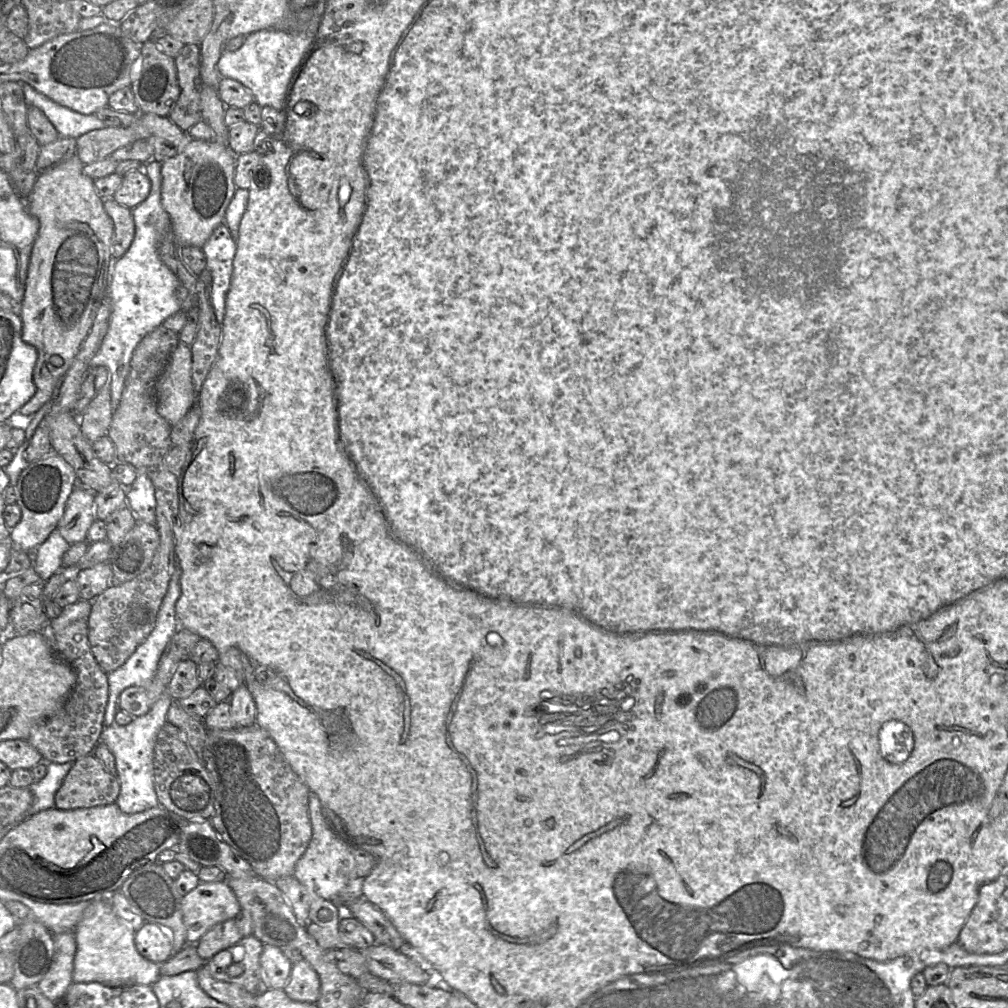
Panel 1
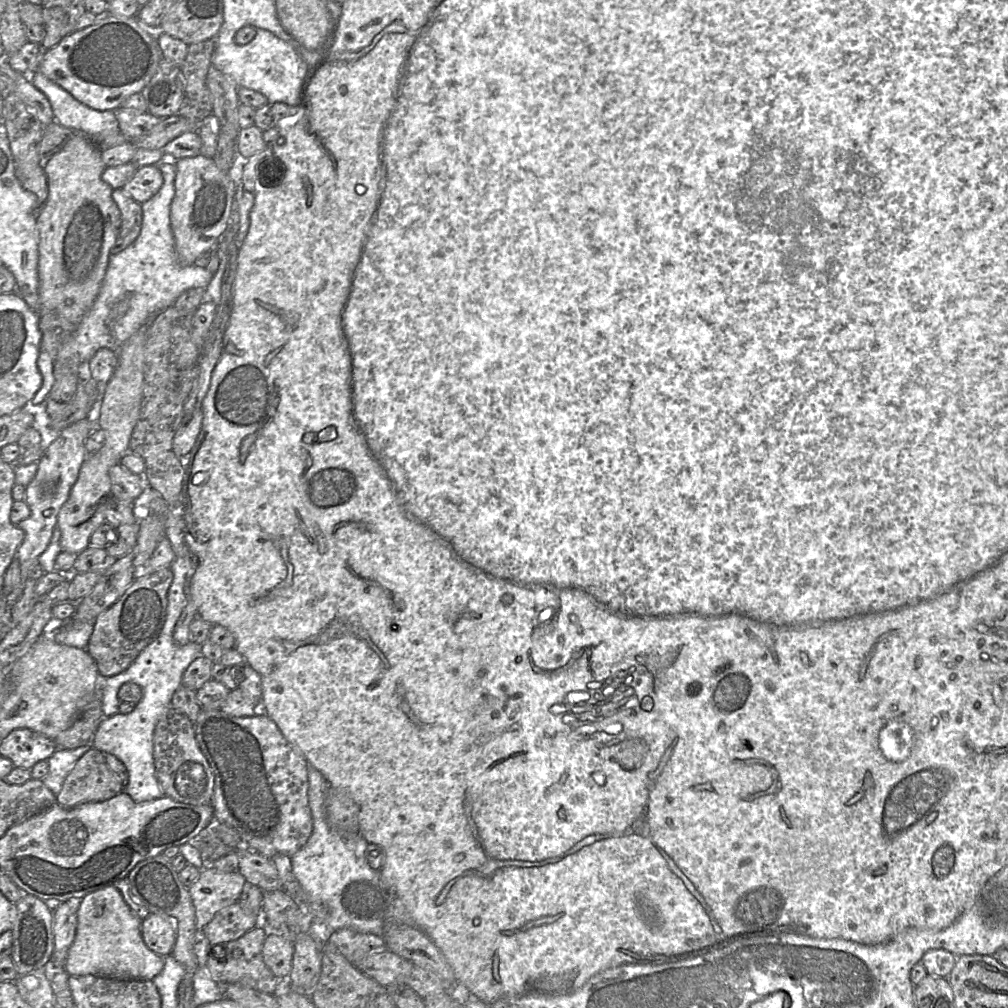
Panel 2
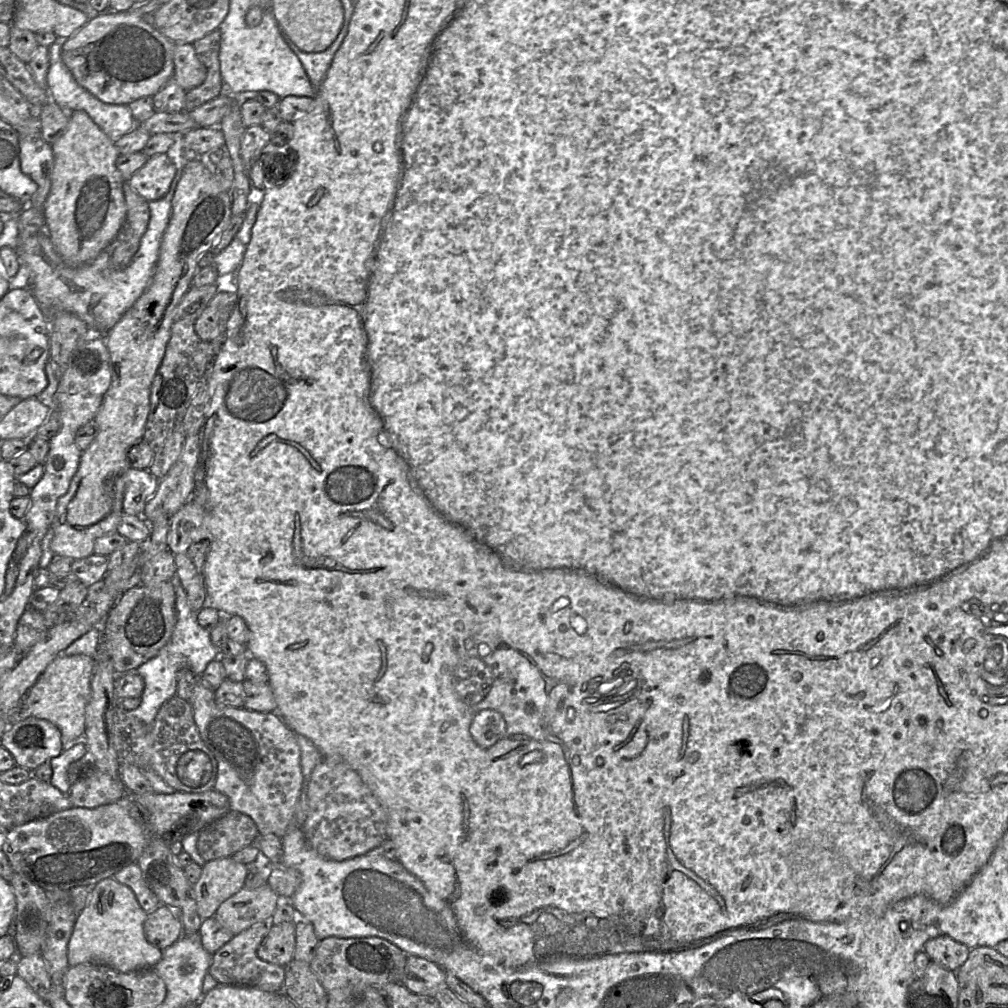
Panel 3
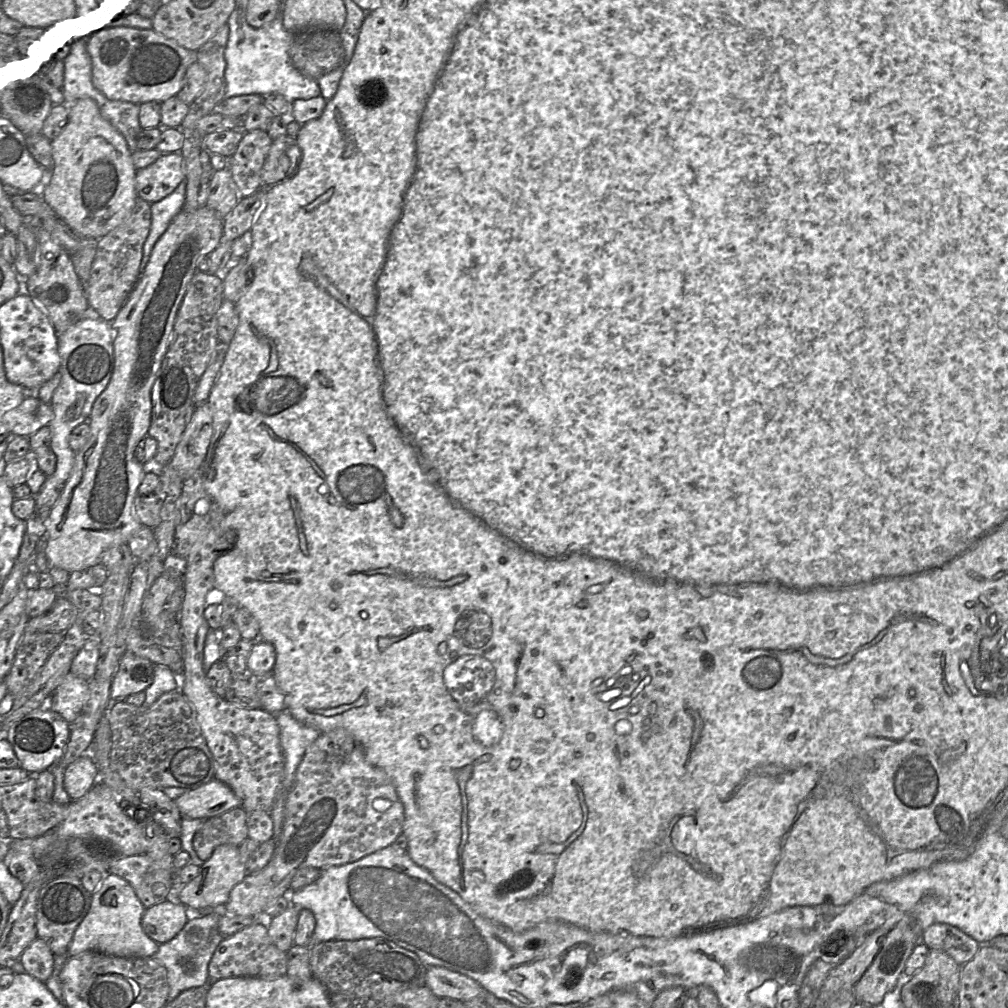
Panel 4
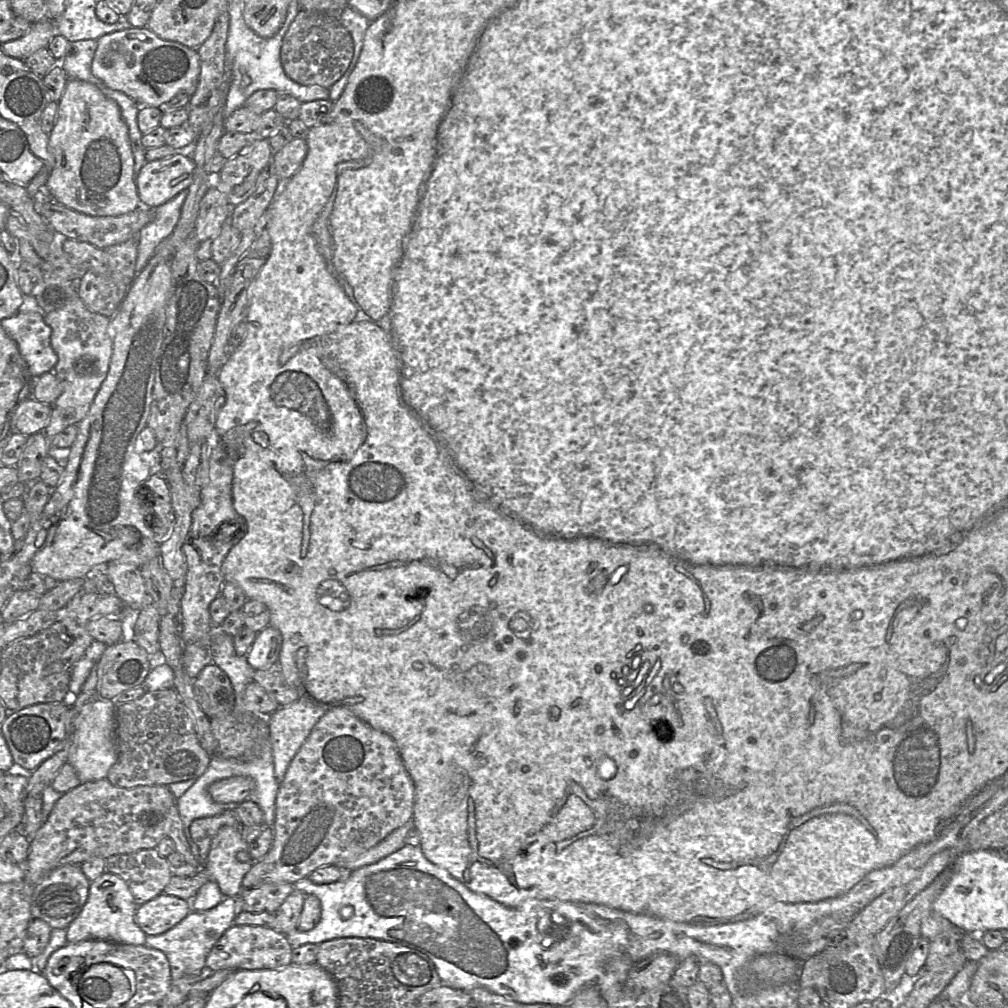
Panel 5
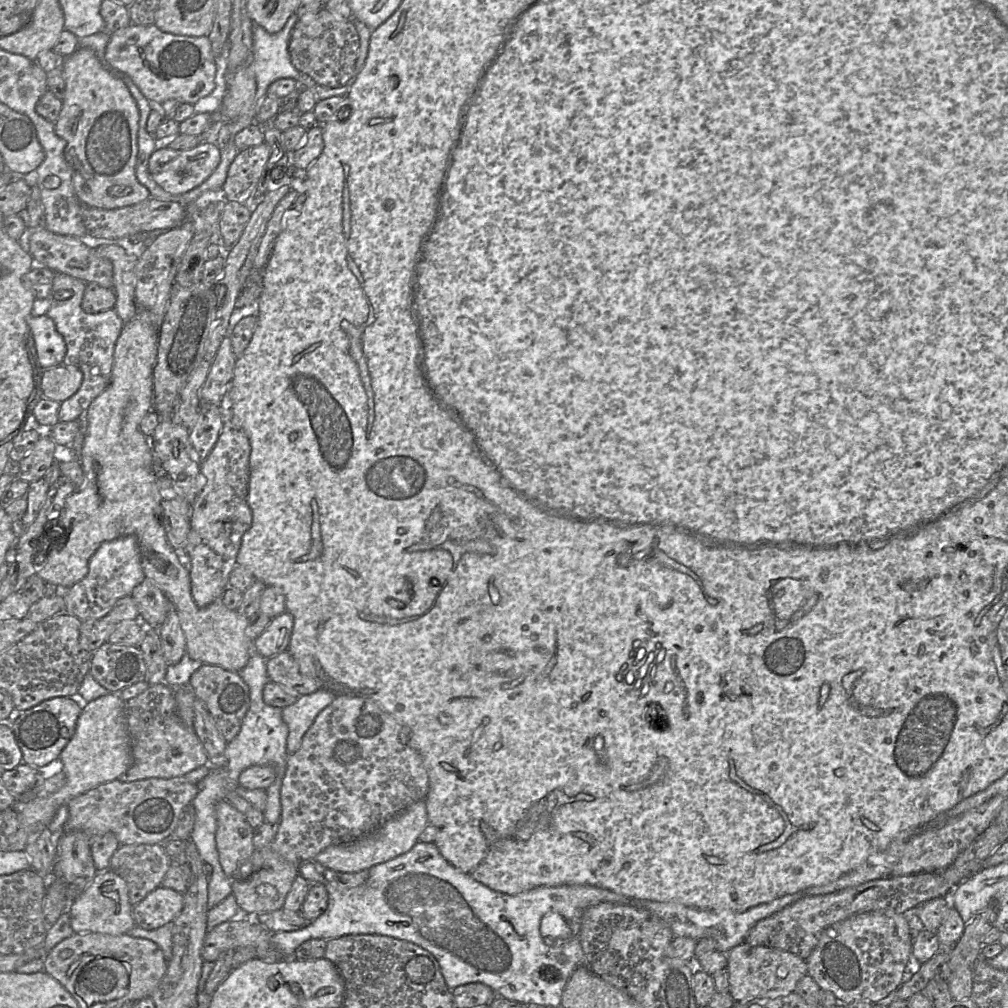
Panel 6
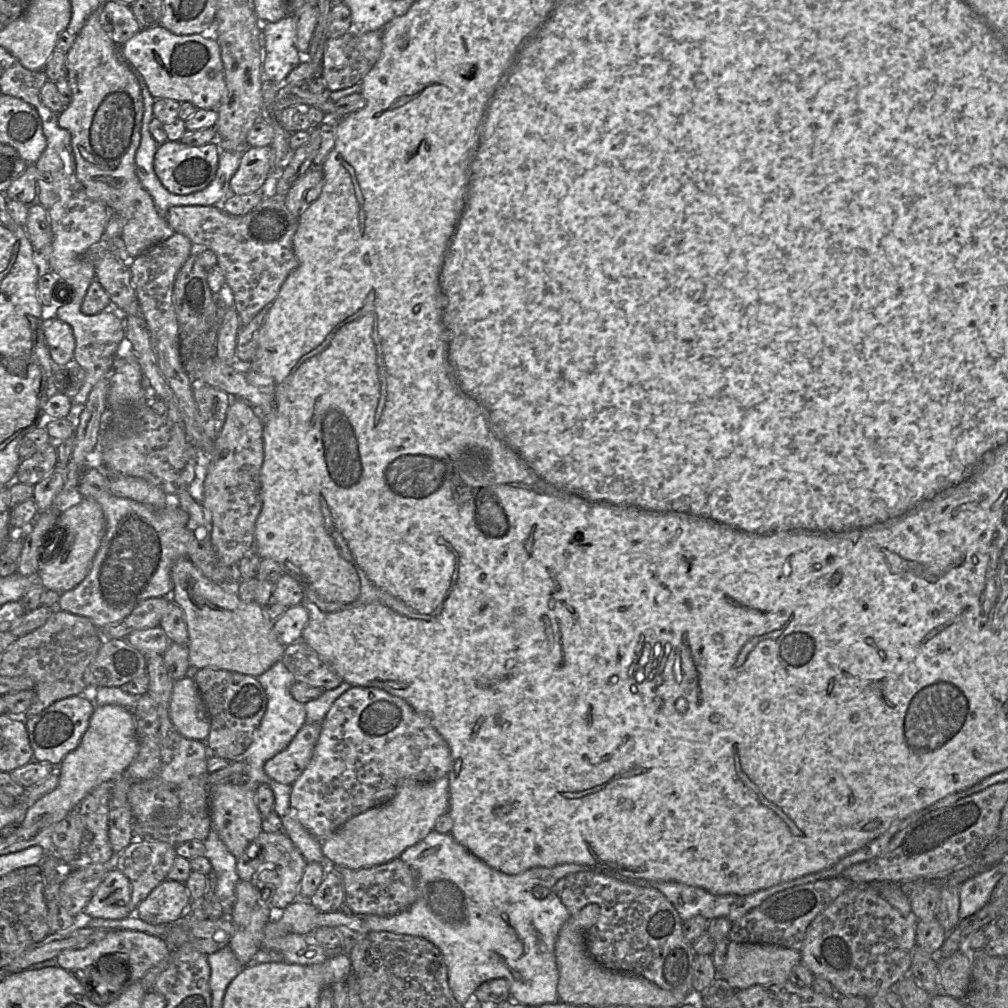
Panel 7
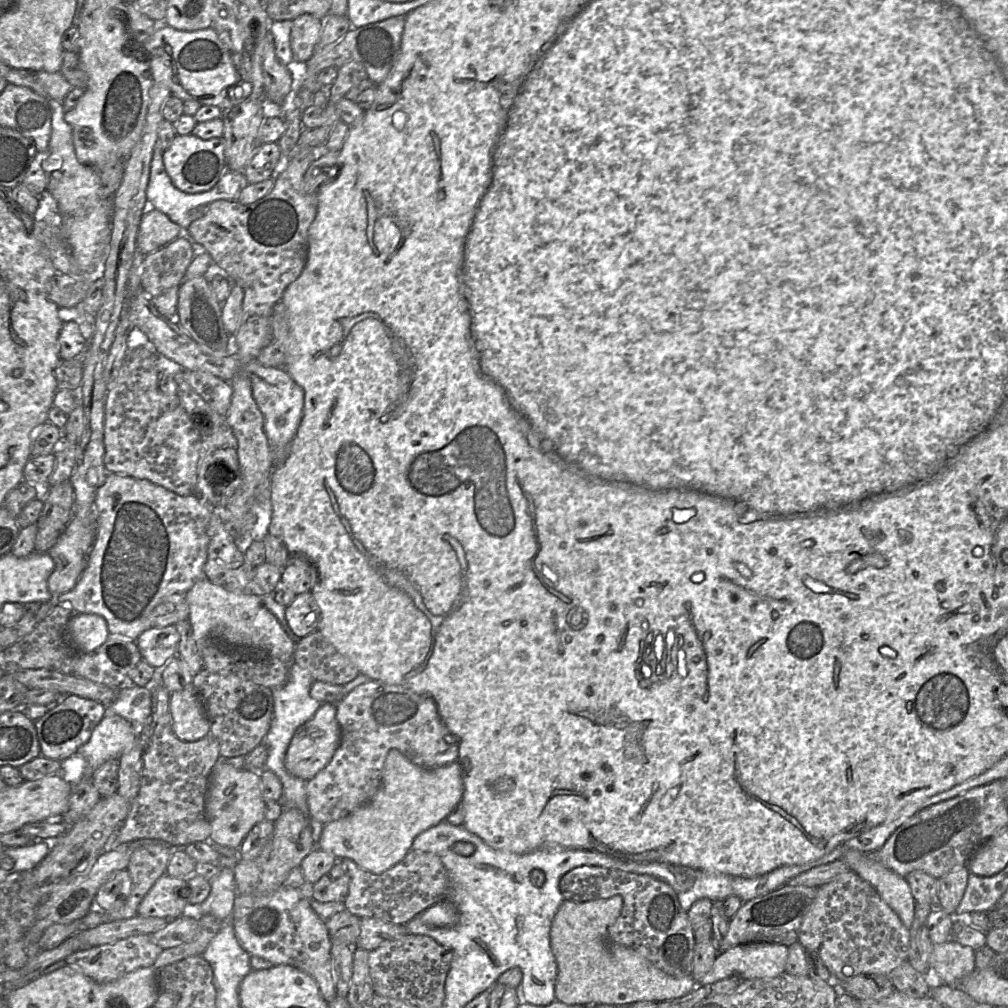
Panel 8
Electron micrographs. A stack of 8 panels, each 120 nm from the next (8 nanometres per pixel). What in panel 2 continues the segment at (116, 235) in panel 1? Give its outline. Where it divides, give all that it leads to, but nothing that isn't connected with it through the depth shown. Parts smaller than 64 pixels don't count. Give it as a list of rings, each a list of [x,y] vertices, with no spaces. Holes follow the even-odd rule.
[[[122,188],[112,192],[112,198],[121,213],[121,226],[111,254],[117,254],[132,244],[138,237],[142,225],[141,203],[128,196]]]

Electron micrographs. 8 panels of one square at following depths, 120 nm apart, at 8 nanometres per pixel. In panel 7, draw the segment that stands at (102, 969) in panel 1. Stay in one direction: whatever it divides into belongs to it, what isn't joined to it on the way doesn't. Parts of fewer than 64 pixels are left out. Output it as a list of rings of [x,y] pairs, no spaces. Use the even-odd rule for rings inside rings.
[[[111,869],[87,902],[83,913],[95,918],[123,919],[130,915],[131,885],[119,870]]]

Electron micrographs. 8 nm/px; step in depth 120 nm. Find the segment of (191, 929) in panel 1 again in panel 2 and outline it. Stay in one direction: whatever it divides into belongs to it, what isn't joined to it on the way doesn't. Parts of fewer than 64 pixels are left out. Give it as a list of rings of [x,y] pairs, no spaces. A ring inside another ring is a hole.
[[[212,866],[204,867],[198,880],[189,888],[189,894],[195,907],[197,931],[202,931],[218,911],[238,902],[245,883],[245,877],[238,871],[222,872]]]

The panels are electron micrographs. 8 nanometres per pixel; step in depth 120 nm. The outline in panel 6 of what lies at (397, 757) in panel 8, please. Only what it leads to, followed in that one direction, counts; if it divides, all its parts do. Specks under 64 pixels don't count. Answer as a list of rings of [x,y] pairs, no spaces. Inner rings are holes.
[[[420,800],[383,822],[371,833],[348,843],[328,846],[316,855],[314,862],[340,872],[358,872],[409,851],[419,841],[419,836],[427,825],[425,800]]]

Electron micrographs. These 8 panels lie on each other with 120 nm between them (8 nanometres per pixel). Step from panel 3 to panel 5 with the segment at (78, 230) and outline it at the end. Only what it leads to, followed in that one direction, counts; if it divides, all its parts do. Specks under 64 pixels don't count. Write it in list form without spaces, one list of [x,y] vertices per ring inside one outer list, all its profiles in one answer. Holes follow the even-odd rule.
[[[78,79],[67,81],[58,101],[57,120],[49,133],[48,150],[55,162],[44,191],[57,203],[91,216],[117,216],[142,206],[134,179],[134,157],[128,127],[117,102],[105,96],[96,85]]]

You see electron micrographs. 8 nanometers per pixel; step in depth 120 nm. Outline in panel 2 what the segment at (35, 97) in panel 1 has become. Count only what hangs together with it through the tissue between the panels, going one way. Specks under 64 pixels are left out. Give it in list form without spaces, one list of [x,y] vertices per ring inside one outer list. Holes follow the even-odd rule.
[[[40,71],[29,77],[33,85],[46,96],[55,121],[63,127],[90,138],[120,131],[113,110],[99,111],[82,104]]]

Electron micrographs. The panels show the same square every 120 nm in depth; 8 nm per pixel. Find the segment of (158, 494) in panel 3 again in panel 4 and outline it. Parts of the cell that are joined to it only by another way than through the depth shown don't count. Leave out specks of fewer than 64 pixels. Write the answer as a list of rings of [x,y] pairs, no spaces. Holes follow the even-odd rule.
[[[207,401],[195,406],[192,417],[168,463],[182,481],[202,468],[213,432],[212,422],[212,412]]]

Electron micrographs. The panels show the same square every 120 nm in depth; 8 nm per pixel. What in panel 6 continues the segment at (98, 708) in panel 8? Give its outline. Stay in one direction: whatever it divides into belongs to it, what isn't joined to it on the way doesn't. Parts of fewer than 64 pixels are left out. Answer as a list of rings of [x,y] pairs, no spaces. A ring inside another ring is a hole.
[[[54,697],[20,713],[15,713],[9,723],[22,752],[23,762],[40,768],[60,757],[61,751],[73,736],[82,709],[70,697]]]

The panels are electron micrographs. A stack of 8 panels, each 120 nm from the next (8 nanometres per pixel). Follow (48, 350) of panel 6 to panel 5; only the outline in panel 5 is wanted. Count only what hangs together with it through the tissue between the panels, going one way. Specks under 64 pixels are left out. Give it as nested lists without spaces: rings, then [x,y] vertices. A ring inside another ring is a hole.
[[[21,311],[1,321],[6,334],[13,339],[33,377],[53,371],[58,356],[51,346],[51,327],[37,312]]]

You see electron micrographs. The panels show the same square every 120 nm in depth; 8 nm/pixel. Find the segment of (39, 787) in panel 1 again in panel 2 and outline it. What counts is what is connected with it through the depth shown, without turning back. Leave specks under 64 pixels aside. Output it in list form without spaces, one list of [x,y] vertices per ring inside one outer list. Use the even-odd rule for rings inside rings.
[[[84,745],[76,749],[56,750],[55,753],[46,760],[49,771],[41,780],[54,795],[57,796],[60,793],[68,774],[72,771],[80,757],[90,750],[91,747],[91,745]]]

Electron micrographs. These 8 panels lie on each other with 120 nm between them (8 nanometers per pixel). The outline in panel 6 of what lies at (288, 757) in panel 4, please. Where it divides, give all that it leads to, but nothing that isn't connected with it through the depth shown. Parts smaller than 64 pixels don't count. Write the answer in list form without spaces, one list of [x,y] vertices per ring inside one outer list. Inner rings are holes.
[[[327,690],[298,697],[295,703],[282,708],[282,719],[288,727],[287,753],[294,754],[316,716],[339,695]]]

